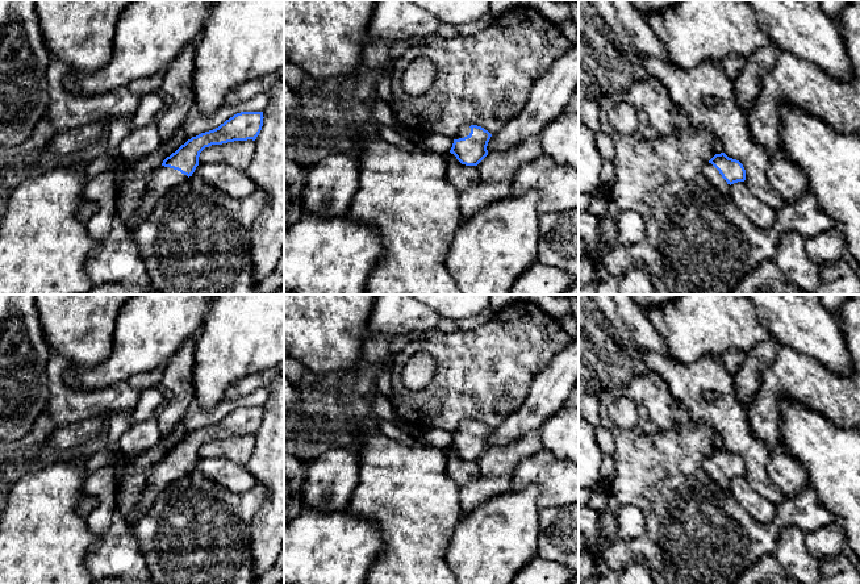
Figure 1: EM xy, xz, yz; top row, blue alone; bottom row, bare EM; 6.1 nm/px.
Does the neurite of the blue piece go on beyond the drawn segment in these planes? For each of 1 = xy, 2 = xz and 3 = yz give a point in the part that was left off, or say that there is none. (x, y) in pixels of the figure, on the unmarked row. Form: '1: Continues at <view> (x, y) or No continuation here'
1: Continues at xy (165, 472)
2: Continues at xz (463, 426)
3: Continues at yz (710, 466)

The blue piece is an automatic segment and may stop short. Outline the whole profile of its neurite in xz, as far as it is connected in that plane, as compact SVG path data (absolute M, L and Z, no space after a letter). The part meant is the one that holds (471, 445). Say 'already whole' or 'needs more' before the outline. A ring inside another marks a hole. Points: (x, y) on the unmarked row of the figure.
needs more | M466 420L452 431L450 445L456 454L466 460L477 460L488 450L488 437L492 429L481 421Z

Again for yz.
needs more | M725 447L715 449L704 462L709 476L725 491L730 491L730 480L746 475L743 459Z

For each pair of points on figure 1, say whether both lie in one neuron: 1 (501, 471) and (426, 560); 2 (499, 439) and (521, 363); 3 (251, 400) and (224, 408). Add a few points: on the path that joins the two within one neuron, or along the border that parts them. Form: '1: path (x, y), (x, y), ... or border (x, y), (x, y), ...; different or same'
1: border (459, 487), (462, 516); different
2: border (524, 399), (502, 422), (492, 429); different
3: path (245, 401), (230, 405); same

